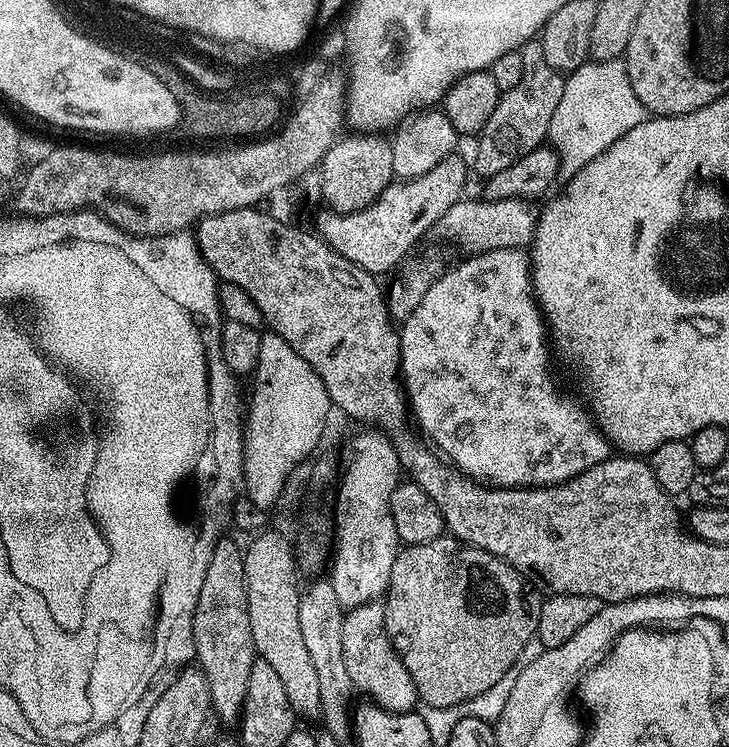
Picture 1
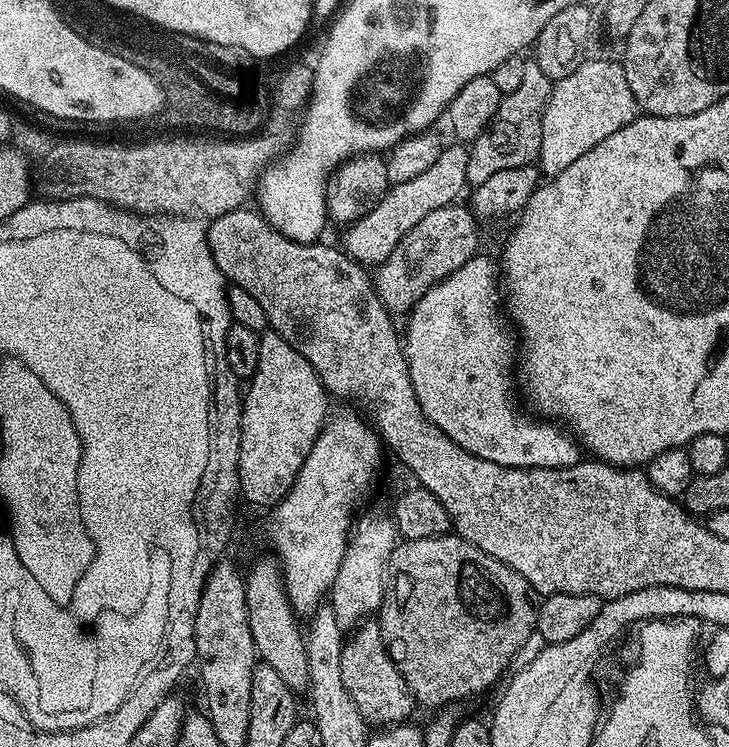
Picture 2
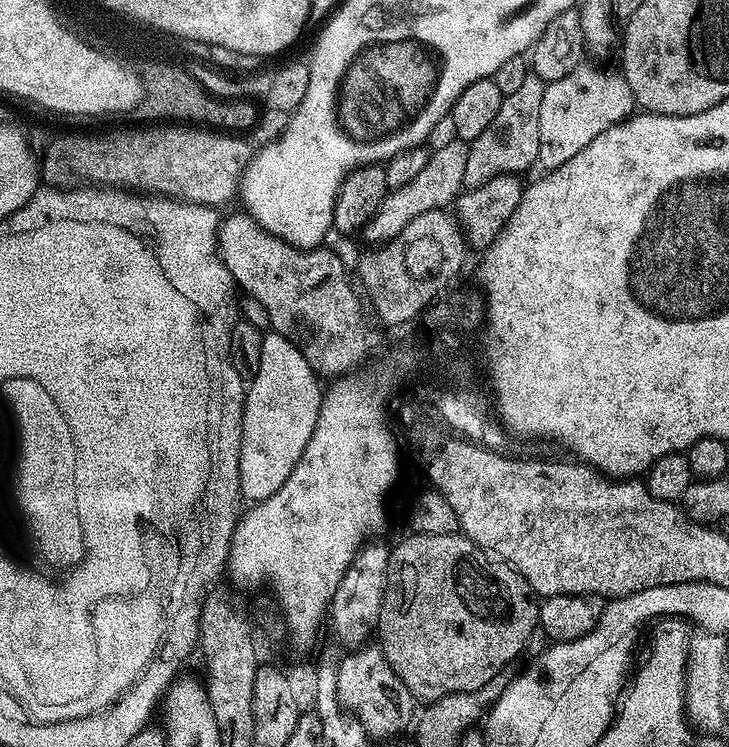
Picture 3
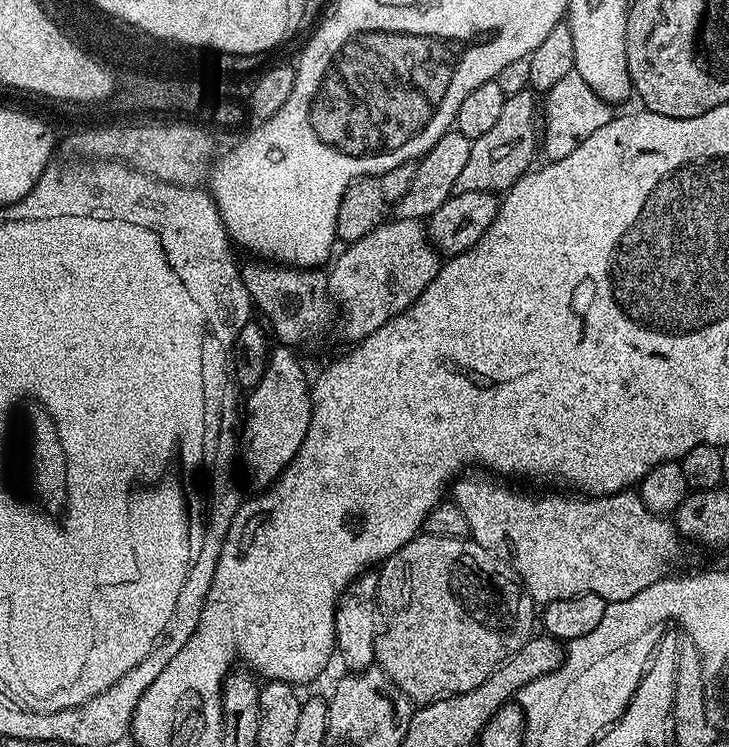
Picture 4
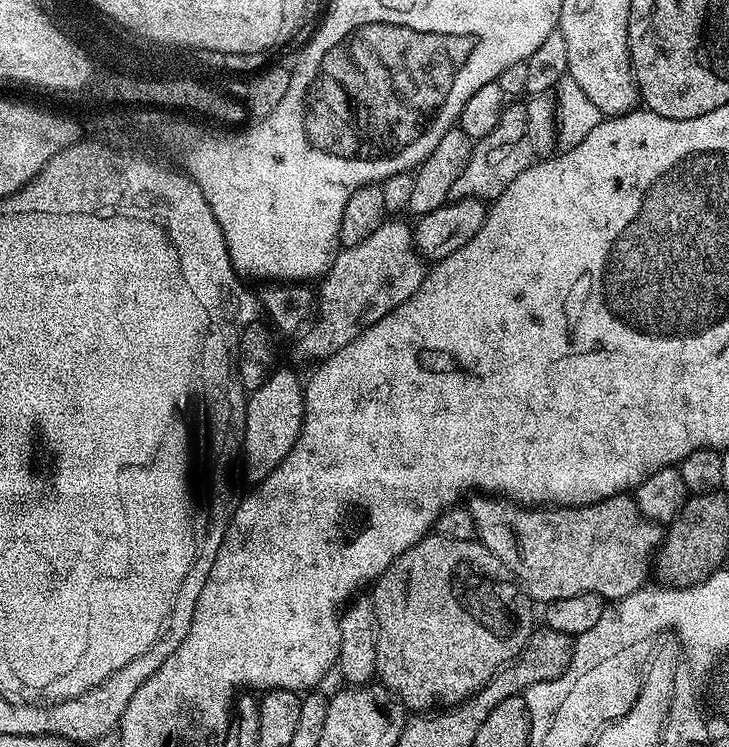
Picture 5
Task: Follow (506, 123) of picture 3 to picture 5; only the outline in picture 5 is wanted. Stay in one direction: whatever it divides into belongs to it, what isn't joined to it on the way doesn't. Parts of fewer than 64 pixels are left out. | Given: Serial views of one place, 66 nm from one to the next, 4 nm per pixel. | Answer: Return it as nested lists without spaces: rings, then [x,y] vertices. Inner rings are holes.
[[[520,102],[509,103],[498,126],[491,130],[489,136],[473,143],[470,162],[466,162],[466,170],[462,170],[461,176],[454,181],[454,186],[450,186],[449,201],[496,200],[502,194],[502,190],[506,190],[506,186],[510,186],[510,182],[514,182],[514,178],[518,178],[518,174],[522,174],[522,170],[526,170],[533,163],[534,149],[528,109]]]

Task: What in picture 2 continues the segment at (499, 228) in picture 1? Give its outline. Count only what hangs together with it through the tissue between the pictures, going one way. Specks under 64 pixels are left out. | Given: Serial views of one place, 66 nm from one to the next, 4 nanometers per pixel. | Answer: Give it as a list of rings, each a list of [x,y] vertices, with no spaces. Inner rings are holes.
[[[459,203],[447,204],[442,206],[442,210],[426,214],[426,218],[422,218],[422,222],[418,222],[418,226],[414,226],[398,246],[394,246],[390,255],[375,265],[374,287],[389,313],[411,313],[435,284],[441,284],[454,274],[454,270],[477,255],[481,225],[467,207],[460,207]]]

